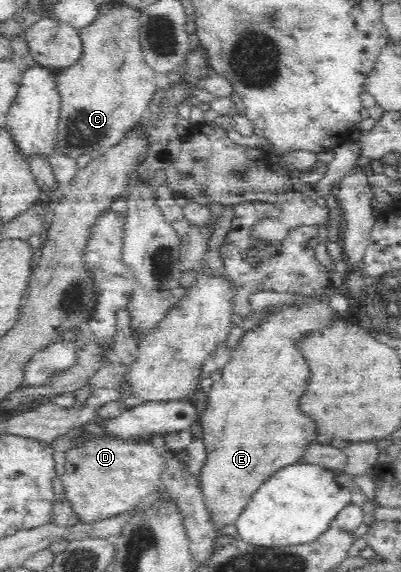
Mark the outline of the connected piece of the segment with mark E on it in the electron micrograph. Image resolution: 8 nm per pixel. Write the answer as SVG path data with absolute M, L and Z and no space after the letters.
M328 300L300 306L281 305L282 309L278 314L265 318L263 327L258 324L242 337L240 344L231 351L230 360L221 370L222 377L206 386L209 403L200 417L206 459L197 478L200 481L205 509L209 512L209 520L218 535L221 529L236 526L245 507L253 495L257 494L257 489L275 471L299 462L307 445L315 441L315 423L299 411L297 403L299 397L305 393L309 371L299 348L295 347L295 337L303 335L305 331L313 331L339 321L342 315L328 307Z

